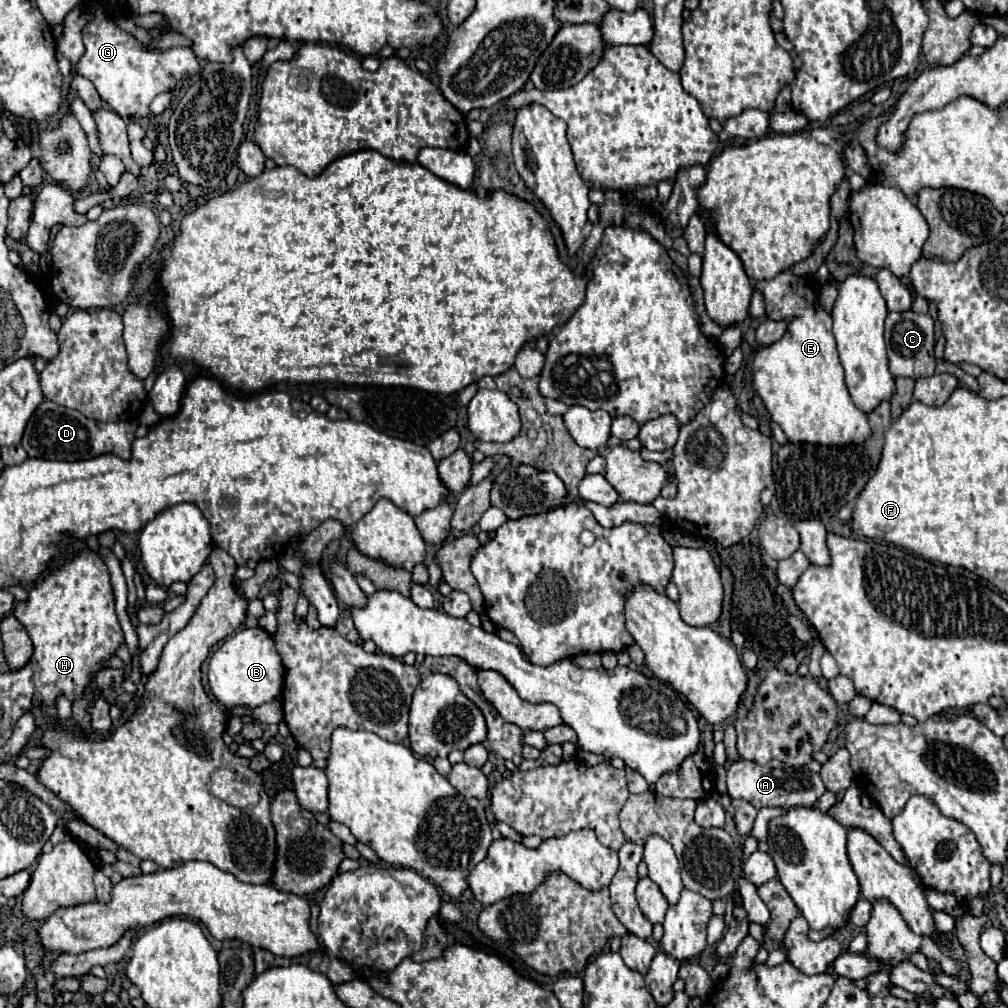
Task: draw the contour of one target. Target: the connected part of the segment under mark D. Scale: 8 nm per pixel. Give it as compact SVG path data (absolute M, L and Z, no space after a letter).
M44 399L26 425L22 447L26 449L28 457L50 459L50 461L82 461L82 459L92 459L108 453L120 459L130 459L136 429L138 429L136 421L102 423L102 421L84 417L76 409L68 409Z

